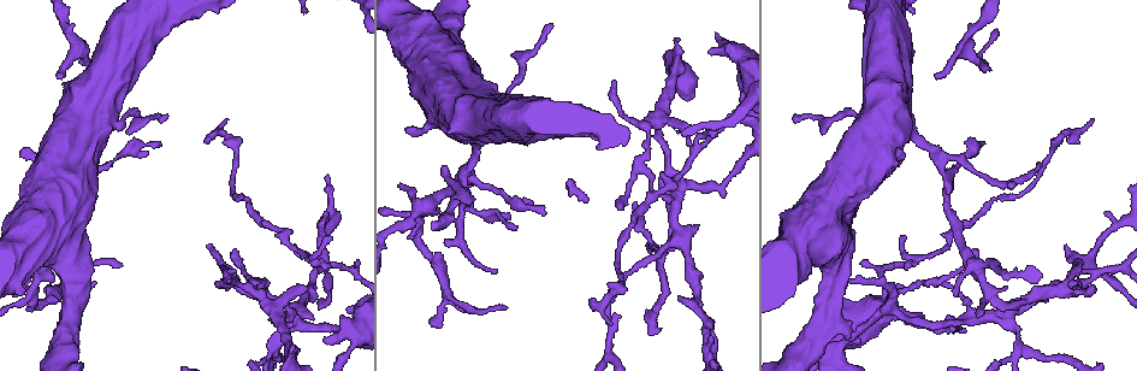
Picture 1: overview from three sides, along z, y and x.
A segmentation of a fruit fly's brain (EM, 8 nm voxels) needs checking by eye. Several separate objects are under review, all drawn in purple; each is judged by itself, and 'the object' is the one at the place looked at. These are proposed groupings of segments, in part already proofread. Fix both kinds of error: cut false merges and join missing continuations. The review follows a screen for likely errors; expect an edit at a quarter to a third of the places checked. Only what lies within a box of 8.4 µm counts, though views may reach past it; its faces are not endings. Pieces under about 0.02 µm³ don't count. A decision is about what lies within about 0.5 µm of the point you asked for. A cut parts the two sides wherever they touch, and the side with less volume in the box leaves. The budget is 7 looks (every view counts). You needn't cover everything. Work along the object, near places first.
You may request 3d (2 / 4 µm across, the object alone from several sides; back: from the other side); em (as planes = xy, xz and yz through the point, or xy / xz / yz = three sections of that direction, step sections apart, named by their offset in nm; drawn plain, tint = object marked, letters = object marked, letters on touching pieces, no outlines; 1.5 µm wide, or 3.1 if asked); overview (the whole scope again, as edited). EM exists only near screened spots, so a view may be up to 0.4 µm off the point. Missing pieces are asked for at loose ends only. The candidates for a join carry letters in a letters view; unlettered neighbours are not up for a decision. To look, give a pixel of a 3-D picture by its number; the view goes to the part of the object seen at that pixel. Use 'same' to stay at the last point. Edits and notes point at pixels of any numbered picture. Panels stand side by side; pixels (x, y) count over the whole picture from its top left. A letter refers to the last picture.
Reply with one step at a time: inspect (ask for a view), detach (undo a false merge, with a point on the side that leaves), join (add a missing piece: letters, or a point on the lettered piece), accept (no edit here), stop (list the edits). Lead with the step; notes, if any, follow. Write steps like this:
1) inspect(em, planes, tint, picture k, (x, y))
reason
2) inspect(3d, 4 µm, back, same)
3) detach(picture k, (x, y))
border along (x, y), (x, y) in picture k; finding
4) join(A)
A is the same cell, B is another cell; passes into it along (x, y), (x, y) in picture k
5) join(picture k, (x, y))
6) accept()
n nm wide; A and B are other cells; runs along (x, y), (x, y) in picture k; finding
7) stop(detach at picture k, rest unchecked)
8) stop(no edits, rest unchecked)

inspect(em, planes, letters, picture 1, (229, 281))
an open end

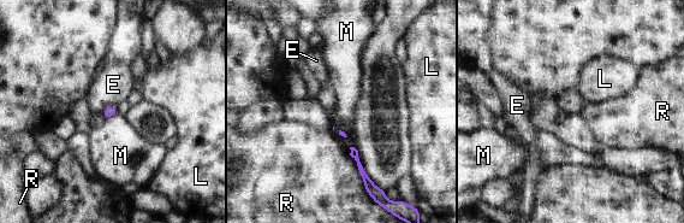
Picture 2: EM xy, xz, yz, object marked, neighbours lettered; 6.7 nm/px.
accept()
E, L, M and R are other cells; border along (354, 146), (349, 153) in picture 2; no lettered piece goes on from it

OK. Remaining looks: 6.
inspect(em, planes, tint, picture 1, (495, 271))
thin end

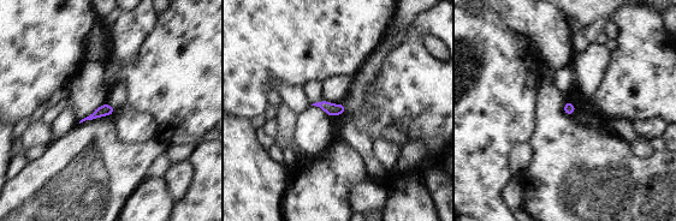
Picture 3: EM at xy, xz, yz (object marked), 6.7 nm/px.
inspect(em, planes, letters, same)

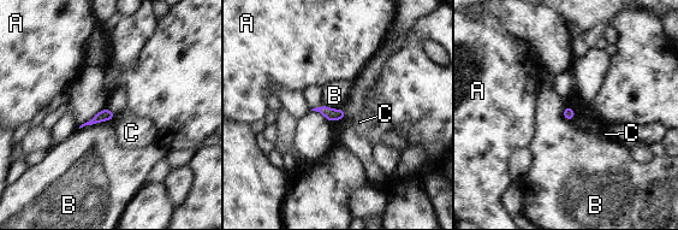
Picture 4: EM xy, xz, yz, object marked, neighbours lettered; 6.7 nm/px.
accept()
A, B and C are other cells; border along (109, 119), (85, 124), (79, 129) in picture 4; none of them fits

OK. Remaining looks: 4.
inspect(3d, 4 µm, picture 1, (433, 119))
thick turns thin

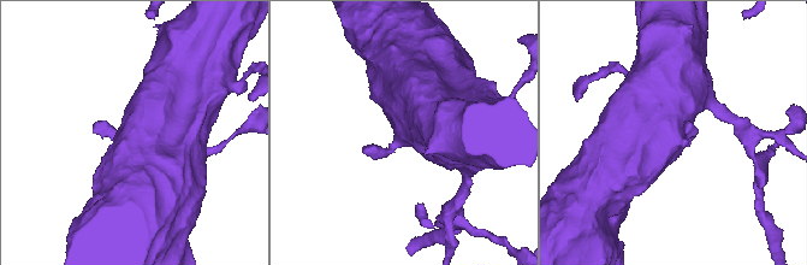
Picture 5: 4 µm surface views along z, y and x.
inspect(em, xz, step 8, tint, picture 5, (672, 139))

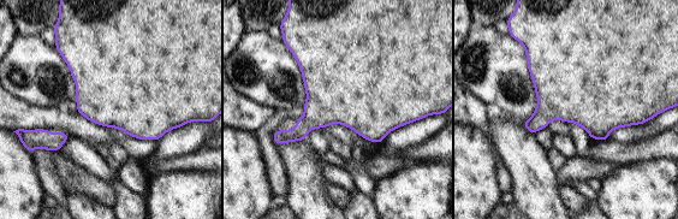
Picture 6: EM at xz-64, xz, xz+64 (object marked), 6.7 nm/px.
inspect(em, yz, step 8, letters, same)
cut it another way

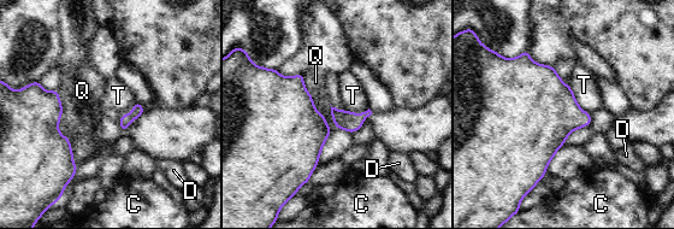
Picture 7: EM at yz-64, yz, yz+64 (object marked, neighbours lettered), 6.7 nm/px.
accept()
C, D, Q and T are other cells; border along (569, 84), (577, 103), (590, 115) in picture 7; all the same neuron

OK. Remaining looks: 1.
stop(no edits, rest unchecked)

